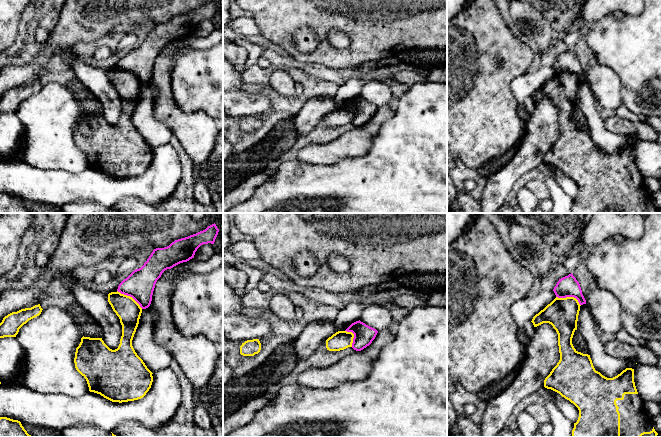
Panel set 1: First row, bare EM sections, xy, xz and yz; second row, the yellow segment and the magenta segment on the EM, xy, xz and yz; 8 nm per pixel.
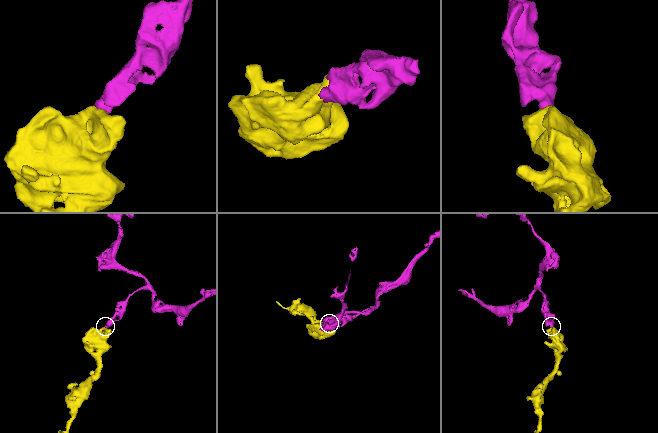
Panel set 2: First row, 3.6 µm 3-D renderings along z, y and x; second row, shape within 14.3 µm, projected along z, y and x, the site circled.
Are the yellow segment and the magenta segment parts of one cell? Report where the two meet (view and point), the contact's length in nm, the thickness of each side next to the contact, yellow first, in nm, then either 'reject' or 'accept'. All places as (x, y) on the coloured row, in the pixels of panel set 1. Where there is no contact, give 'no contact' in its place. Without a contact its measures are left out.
contact yz (569, 297); length 220 nm; calibres 260 and 170 nm; reject

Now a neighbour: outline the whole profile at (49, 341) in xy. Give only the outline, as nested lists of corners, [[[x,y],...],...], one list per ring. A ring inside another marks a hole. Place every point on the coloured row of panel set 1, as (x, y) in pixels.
[[[57,306],[44,308],[41,314],[24,324],[16,335],[25,352],[19,376],[20,384],[39,393],[58,393],[78,398],[89,392],[86,379],[75,368],[76,348],[82,338],[75,319]]]

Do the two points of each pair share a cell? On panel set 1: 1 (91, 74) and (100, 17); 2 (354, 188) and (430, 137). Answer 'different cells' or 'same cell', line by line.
1: different cells
2: same cell

